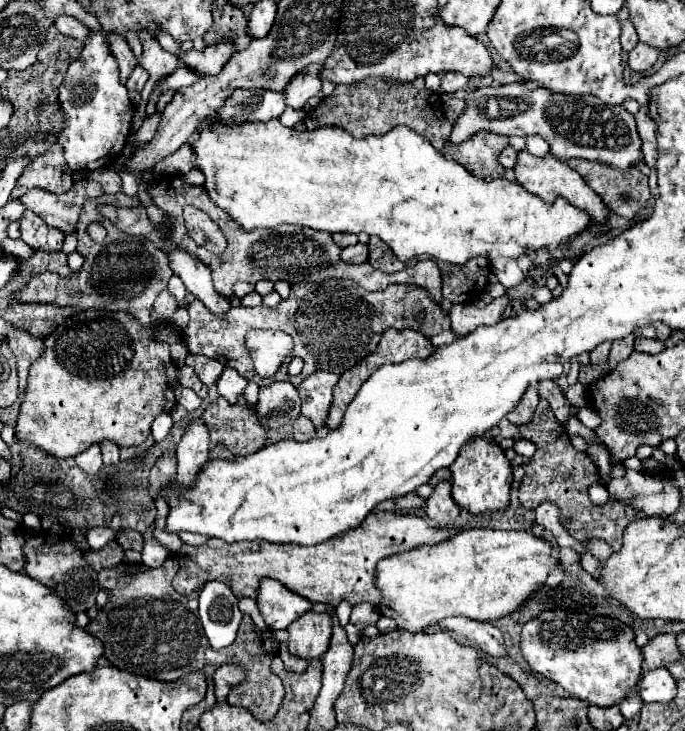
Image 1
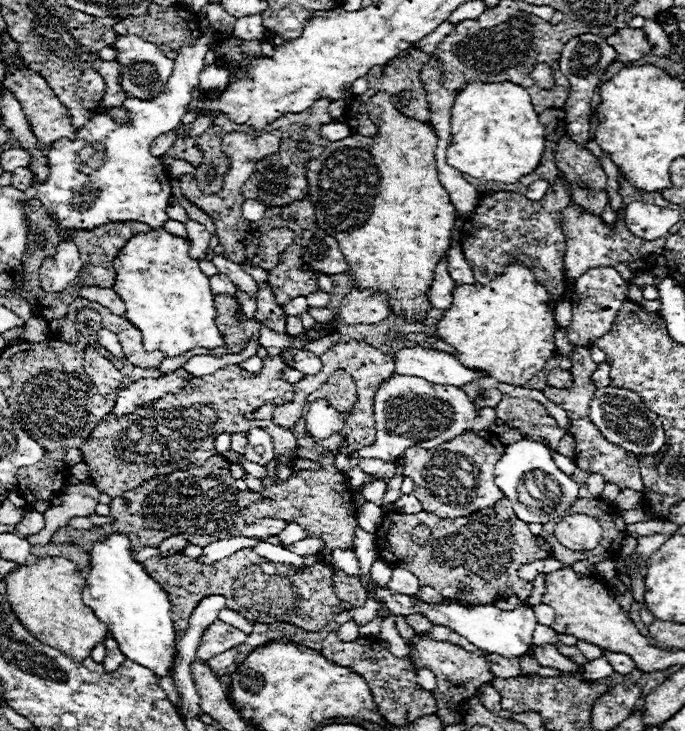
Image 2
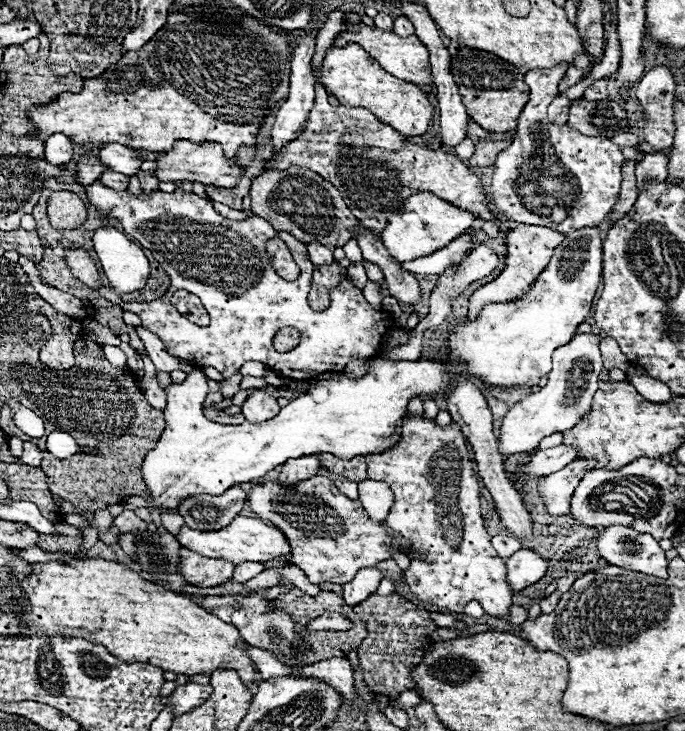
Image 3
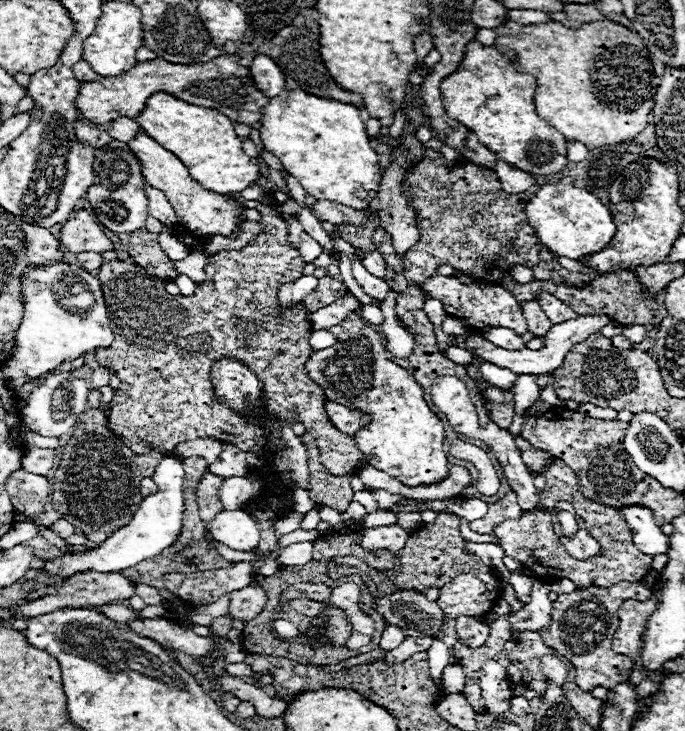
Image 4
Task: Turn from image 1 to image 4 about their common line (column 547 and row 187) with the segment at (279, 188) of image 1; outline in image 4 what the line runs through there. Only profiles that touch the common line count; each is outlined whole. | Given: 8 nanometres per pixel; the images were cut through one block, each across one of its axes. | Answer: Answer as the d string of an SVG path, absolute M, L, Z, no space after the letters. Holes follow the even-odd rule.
M158 92L148 98L136 122L158 144L182 158L190 176L198 180L204 190L214 194L234 194L242 192L262 176L260 166L244 154L242 142L232 128L232 120L214 108L186 104L172 94Z

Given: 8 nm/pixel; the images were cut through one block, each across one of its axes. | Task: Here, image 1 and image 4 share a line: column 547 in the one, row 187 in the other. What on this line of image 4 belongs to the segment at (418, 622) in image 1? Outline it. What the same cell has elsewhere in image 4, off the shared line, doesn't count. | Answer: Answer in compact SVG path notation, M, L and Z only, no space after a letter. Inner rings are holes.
M562 182L540 186L526 206L526 220L552 252L572 260L580 260L586 254L602 250L616 234L610 210L592 192Z

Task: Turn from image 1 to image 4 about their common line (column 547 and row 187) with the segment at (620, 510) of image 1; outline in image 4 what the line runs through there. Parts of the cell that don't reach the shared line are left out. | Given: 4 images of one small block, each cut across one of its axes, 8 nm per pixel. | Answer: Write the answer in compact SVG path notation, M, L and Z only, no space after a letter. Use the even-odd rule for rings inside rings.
M426 148L426 156L406 172L406 178L402 182L402 194L410 198L410 204L416 210L416 222L420 232L418 242L404 256L404 278L420 288L424 286L424 280L434 276L438 266L442 264L454 266L456 270L466 272L472 278L484 280L488 284L500 284L502 274L510 272L512 266L522 264L532 268L540 262L536 234L526 222L526 204L530 202L532 194L506 194L496 172L490 168L474 166L470 162L456 162L452 168L446 168L444 156L440 152L434 152L432 148Z

